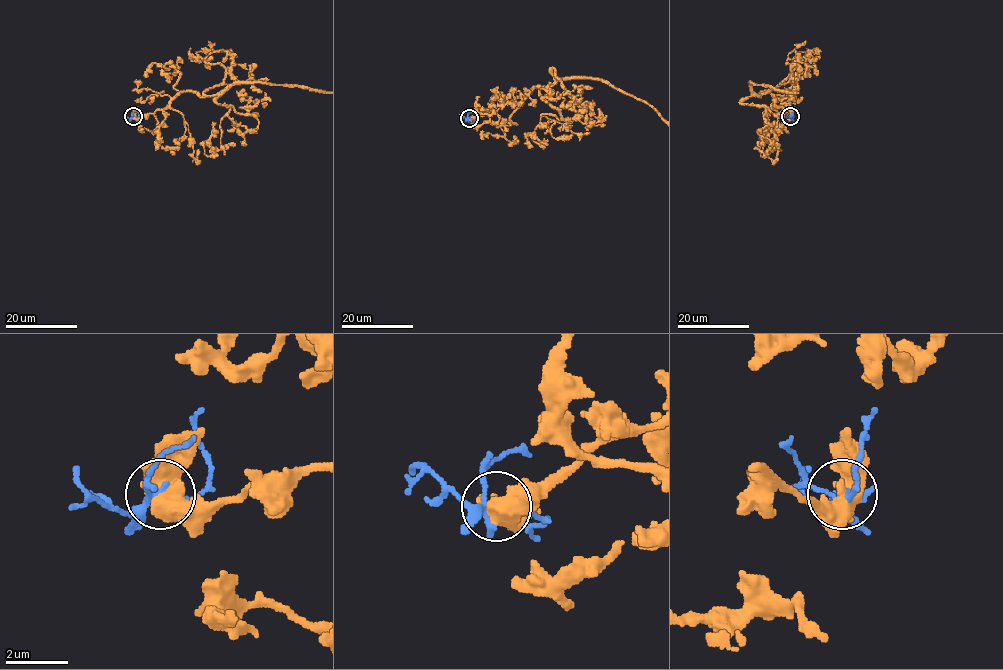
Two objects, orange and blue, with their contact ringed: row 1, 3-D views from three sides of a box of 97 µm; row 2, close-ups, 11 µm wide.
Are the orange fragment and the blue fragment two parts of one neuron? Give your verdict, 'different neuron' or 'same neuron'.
different neuron

